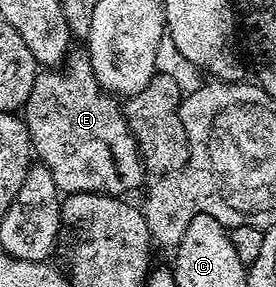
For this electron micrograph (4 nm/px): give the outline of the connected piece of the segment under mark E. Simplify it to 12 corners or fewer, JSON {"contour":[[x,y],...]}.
{"contour":[[86,56],[21,110],[60,194],[127,195],[145,166]]}

